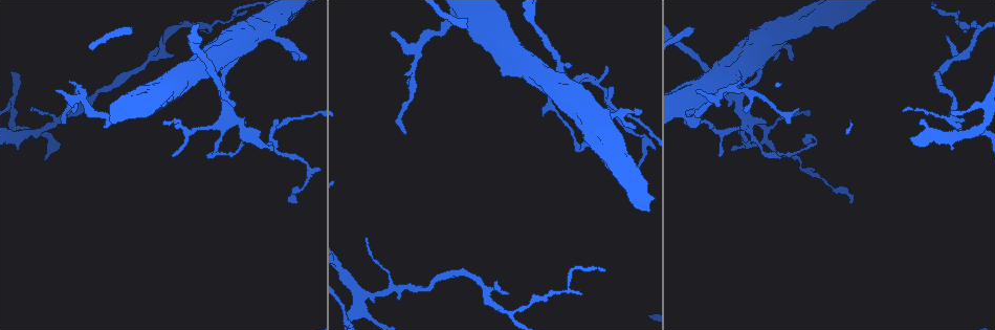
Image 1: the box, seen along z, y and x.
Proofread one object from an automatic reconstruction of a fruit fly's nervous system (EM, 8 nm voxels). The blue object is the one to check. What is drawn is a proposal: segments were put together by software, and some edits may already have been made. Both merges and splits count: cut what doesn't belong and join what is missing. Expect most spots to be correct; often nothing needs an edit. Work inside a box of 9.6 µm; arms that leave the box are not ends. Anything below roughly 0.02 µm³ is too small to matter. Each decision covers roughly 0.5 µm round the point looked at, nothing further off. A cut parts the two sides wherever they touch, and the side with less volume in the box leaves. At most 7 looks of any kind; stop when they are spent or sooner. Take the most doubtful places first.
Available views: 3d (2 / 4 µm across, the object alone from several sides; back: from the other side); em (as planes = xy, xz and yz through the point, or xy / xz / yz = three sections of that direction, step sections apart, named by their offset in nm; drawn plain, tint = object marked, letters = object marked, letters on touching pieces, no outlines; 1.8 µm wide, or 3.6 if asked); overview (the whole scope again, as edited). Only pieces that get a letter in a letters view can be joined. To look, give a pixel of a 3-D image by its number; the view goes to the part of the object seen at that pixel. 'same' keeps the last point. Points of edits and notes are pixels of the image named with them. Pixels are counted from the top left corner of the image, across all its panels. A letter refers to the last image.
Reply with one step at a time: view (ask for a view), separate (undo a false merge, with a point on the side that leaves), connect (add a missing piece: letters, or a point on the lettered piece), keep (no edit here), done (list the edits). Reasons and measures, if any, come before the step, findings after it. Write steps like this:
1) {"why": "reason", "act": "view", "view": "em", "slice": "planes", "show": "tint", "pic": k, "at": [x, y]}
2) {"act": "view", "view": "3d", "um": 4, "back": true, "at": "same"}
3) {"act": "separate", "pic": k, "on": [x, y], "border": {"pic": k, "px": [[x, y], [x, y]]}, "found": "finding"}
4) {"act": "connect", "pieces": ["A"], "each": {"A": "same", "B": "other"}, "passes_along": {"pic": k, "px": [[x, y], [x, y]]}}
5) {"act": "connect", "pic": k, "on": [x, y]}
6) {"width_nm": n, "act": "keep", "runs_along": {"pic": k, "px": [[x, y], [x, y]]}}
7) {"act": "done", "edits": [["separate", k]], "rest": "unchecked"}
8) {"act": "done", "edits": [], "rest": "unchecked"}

{"act": "view", "view": "em", "slice": "planes", "show": "tint", "pic": 1, "at": [742, 113]}

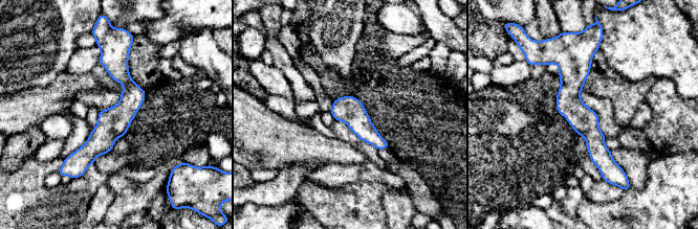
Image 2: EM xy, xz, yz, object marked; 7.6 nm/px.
{"why": "what lies round it", "act": "view", "view": "em", "slice": "planes", "show": "letters", "at": "same"}

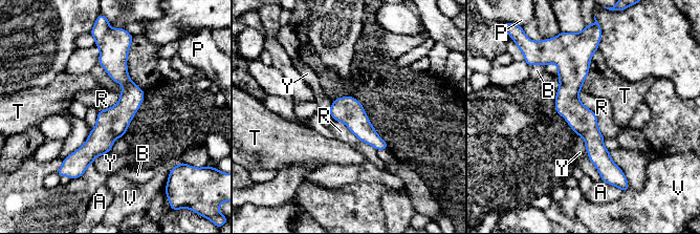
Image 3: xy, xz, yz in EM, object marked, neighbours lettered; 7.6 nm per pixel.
{"width_nm": 200, "act": "keep", "each": {"A": "other", "B": "other", "P": "other", "R": "other", "T": "other", "V": "other", "Y": "other"}, "runs_along": {"pic": 3, "px": [[578, 54], [572, 110], [606, 175]]}, "found": "one cell here"}

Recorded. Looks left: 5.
{"why": "long arm stops here", "act": "view", "view": "em", "slice": "xz", "step": 4, "show": "tint", "pic": 1, "at": [287, 201]}

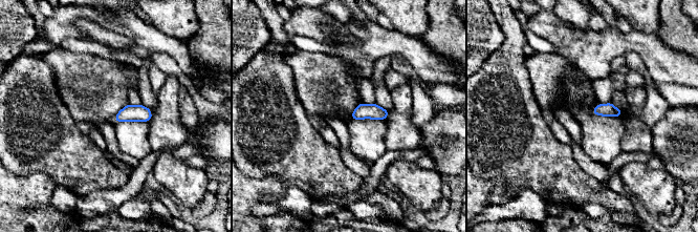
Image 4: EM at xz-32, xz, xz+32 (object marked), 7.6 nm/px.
{"act": "view", "view": "em", "slice": "planes", "show": "letters", "at": "same"}

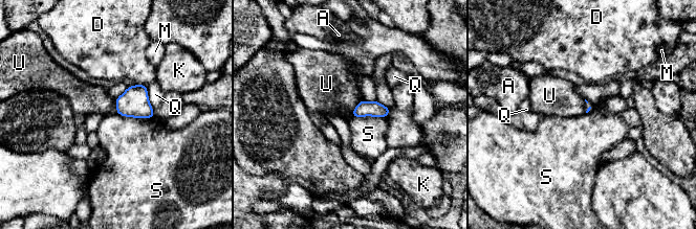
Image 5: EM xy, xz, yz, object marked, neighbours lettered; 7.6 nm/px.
{"act": "keep", "each": {"A": "other", "D": "other", "K": "other", "M": "other", "Q": "other", "S": "other", "U": "other"}, "found": "no lettered piece goes on from it"}

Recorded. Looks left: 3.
{"why": "tapers out", "act": "view", "view": "em", "slice": "xy", "step": 16, "show": "letters", "pic": 1, "at": [946, 36]}

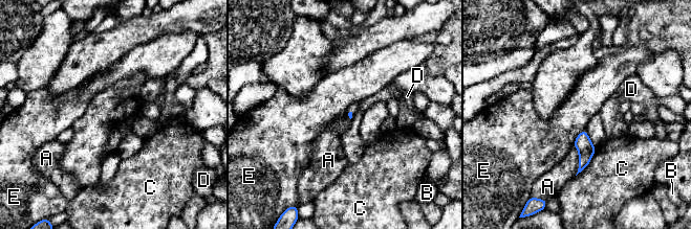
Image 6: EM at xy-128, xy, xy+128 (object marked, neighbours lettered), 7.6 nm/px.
{"act": "view", "view": "em", "slice": "planes", "show": "letters", "at": "same"}

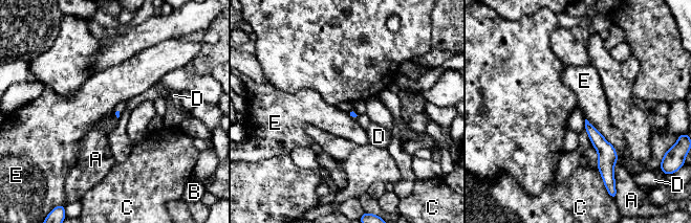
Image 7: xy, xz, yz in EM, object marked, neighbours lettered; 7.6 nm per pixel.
{"longest_contact_nm": ["E", 400], "act": "keep", "each": {"A": "other", "B": "other", "C": "other", "D": "other", "E": "other"}, "border": {"pic": 7, "px": [[585, 118], [613, 147], [618, 159]]}, "found": "none of them fits"}

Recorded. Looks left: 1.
{"act": "done", "edits": [], "rest": "unchecked"}

